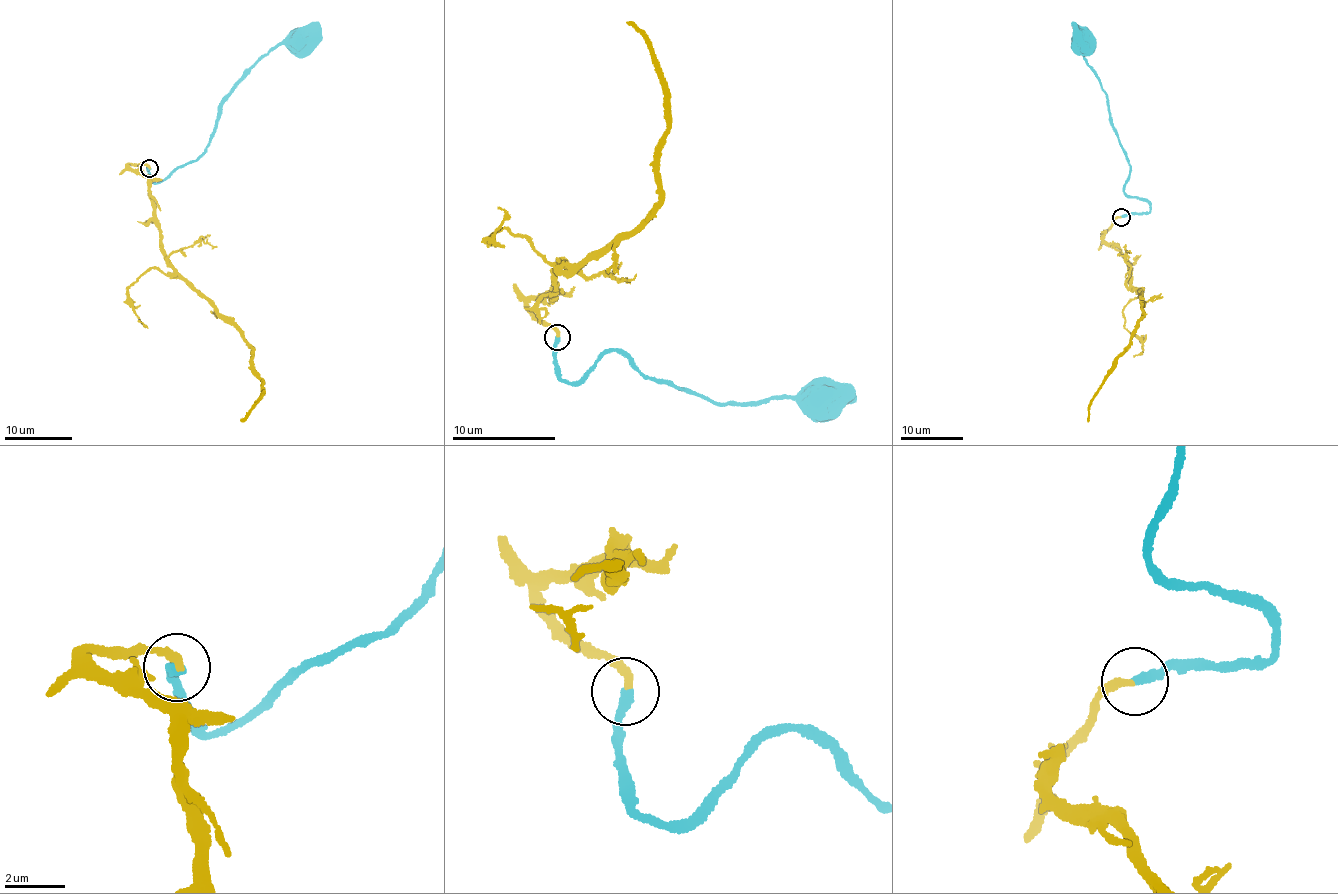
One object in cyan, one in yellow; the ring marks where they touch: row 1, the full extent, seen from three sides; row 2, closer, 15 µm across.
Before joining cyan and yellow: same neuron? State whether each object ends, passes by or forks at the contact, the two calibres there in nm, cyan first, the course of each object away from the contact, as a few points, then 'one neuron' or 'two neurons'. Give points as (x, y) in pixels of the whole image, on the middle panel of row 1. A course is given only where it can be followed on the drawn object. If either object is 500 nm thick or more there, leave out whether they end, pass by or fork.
cyan ends | yellow ends | 360/240 nm | cyan via (556, 336), (557, 376), (570, 382), (619, 351), (645, 379), (724, 405), (816, 385), (828, 401) | yellow via (556, 336), (529, 309), (557, 292), (553, 264), (577, 263), (656, 202), (660, 67), (627, 22) | one neuron

